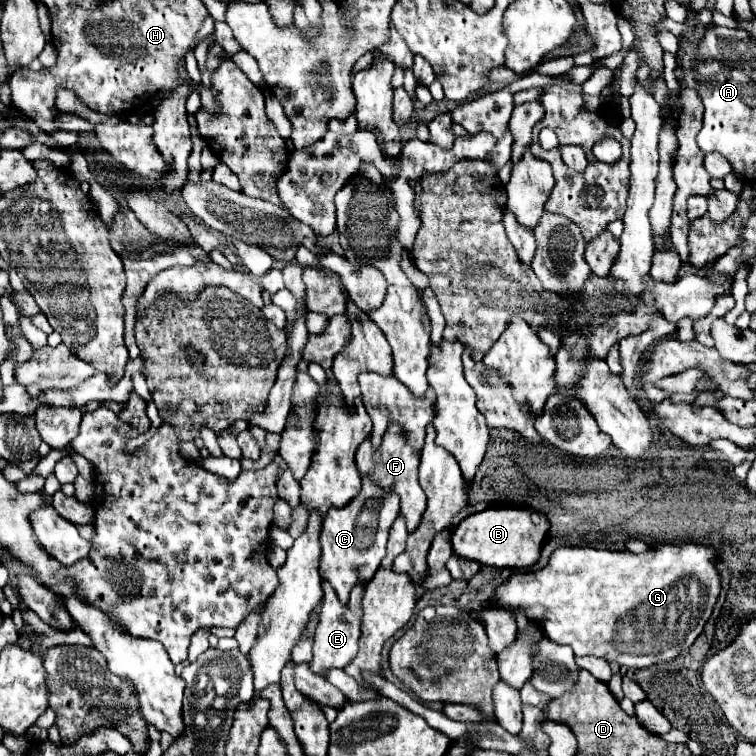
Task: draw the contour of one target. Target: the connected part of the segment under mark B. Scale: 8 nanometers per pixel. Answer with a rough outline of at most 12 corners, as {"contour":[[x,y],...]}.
{"contour":[[487,508],[451,536],[453,552],[493,568],[533,566],[543,512]]}

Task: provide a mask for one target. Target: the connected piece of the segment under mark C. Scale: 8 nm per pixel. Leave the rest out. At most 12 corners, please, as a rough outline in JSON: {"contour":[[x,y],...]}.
{"contour":[[363,476],[321,530],[321,574],[343,606],[385,556],[399,496]]}

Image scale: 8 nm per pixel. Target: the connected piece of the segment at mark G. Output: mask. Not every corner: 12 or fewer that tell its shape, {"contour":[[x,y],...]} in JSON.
{"contour":[[561,546],[493,602],[629,668],[677,658],[719,552]]}

